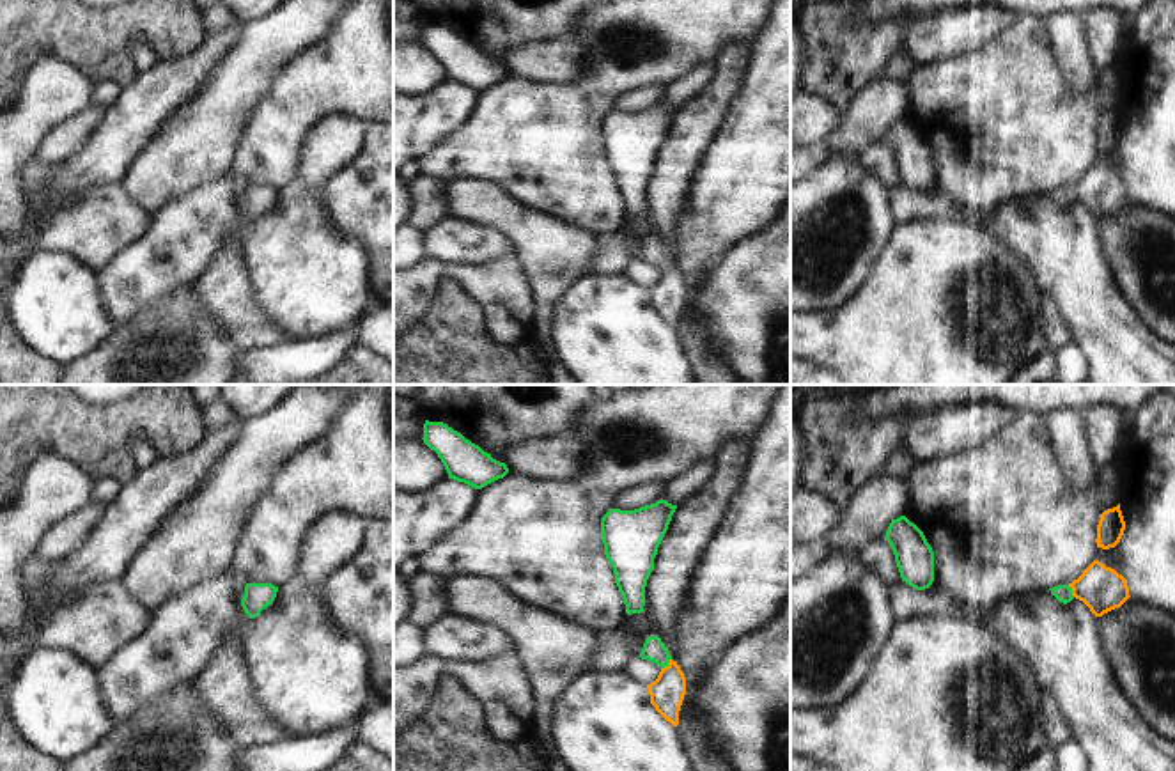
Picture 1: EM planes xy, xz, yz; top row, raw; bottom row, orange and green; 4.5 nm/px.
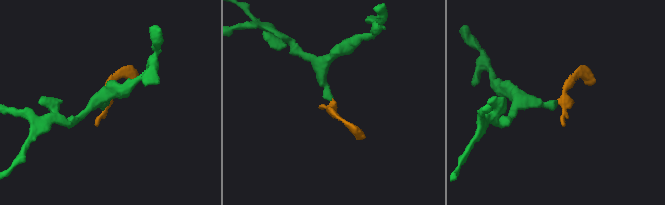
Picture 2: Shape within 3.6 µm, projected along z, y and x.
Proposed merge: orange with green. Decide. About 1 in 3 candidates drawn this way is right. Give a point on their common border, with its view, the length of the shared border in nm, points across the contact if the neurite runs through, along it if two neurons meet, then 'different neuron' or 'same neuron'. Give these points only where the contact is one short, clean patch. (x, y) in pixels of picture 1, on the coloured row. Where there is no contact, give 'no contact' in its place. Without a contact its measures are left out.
xz (669, 663) | 70 nm | across xz (667, 692), (669, 663), (654, 649) | same neuron

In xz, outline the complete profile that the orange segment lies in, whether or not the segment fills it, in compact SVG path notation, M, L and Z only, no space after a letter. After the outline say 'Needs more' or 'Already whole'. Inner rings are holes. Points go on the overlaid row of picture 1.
M649 636L640 652L642 659L656 663L661 672L658 679L647 684L650 704L670 721L679 725L679 711L686 695L686 677L677 661L672 659L668 649L659 636Z. Needs more

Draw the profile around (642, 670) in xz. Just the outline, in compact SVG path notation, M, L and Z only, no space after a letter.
M631 658L622 668L622 672L642 684L650 684L658 679L661 666L649 659Z

